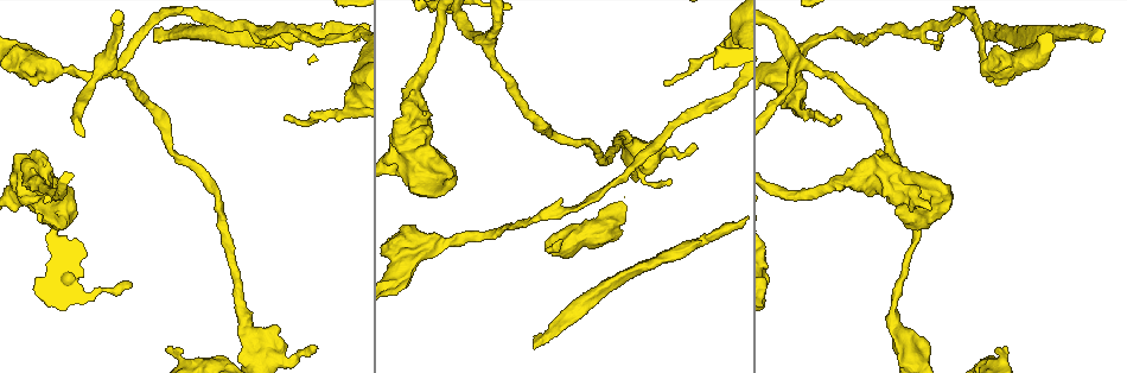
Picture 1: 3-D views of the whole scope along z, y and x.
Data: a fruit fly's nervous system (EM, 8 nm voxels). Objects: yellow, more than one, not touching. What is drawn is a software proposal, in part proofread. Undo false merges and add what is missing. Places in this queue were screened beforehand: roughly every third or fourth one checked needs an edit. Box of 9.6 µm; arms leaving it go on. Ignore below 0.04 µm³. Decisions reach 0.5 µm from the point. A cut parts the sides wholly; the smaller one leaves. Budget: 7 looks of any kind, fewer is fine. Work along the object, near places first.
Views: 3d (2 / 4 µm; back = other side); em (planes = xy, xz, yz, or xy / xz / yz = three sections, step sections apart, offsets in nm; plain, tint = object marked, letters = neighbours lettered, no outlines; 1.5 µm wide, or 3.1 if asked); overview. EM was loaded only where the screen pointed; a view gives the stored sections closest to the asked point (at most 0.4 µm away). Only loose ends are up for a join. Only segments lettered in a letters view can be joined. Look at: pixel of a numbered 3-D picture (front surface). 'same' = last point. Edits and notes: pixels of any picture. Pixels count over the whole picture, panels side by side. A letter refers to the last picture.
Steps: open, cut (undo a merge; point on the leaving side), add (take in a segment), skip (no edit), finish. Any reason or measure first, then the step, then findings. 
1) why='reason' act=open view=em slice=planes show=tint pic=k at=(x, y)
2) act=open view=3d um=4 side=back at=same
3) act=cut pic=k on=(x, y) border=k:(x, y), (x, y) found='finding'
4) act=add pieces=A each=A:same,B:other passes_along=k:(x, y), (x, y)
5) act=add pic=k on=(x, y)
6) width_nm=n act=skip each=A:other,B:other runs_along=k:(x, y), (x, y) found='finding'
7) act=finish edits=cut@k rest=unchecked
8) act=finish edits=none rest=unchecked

why='free end' act=open view=em slice=planes show=letters pic=1 at=(57, 229)

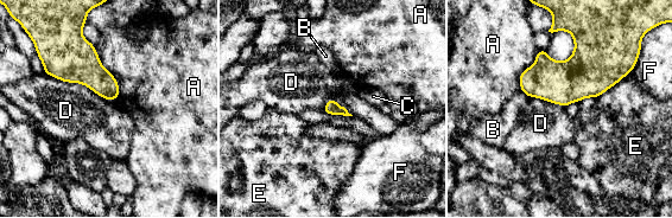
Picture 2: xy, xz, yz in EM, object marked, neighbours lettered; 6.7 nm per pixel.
act=skip each=A:other,B:other,C:other,D:other,E:other,F:other border=2:(43, 72), (118, 100) found='none of them fits'

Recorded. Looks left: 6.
why='branch stops here' act=open view=em slice=planes show=plain pic=1 at=(291, 46)

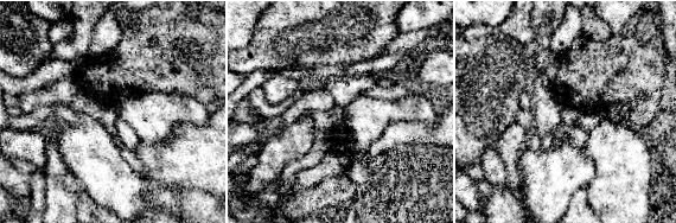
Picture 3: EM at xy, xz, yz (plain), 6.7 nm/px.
why='see the neighbours' act=open view=em slice=planes show=letters at=same

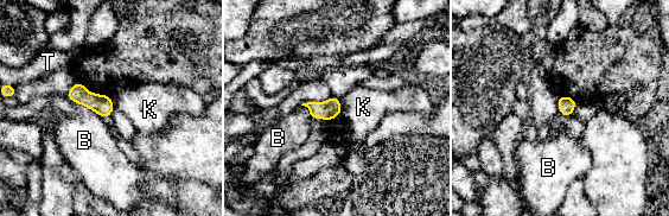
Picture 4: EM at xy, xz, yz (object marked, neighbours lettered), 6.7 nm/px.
act=skip each=B:other,K:other,T:other border=4:(339, 99), (342, 113) found='none of them fits'

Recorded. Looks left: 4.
why='end of a long branch' act=open view=em slice=planes show=tint pic=1 at=(534, 347)

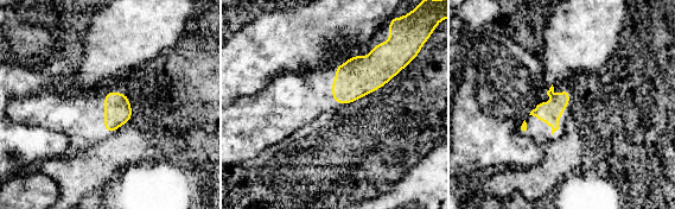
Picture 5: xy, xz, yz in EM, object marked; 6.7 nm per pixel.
why='see the neighbours' act=open view=em slice=planes show=letters at=same

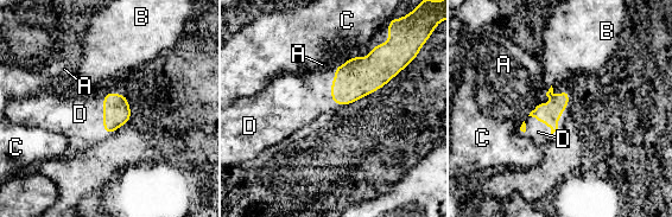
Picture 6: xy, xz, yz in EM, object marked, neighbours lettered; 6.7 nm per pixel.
width_nm=140 act=add pieces=D each=A:other,B:other,C:other,D:same passes_along=6:(550, 114), (555, 131), (538, 132) found='it goes on there'

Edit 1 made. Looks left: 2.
act=finish edits=add@6 rest=unchecked

